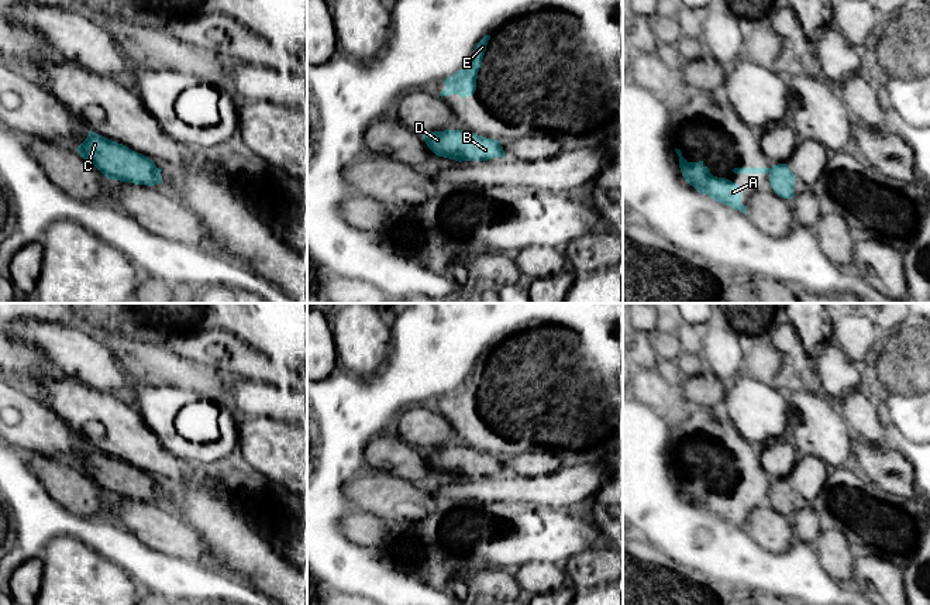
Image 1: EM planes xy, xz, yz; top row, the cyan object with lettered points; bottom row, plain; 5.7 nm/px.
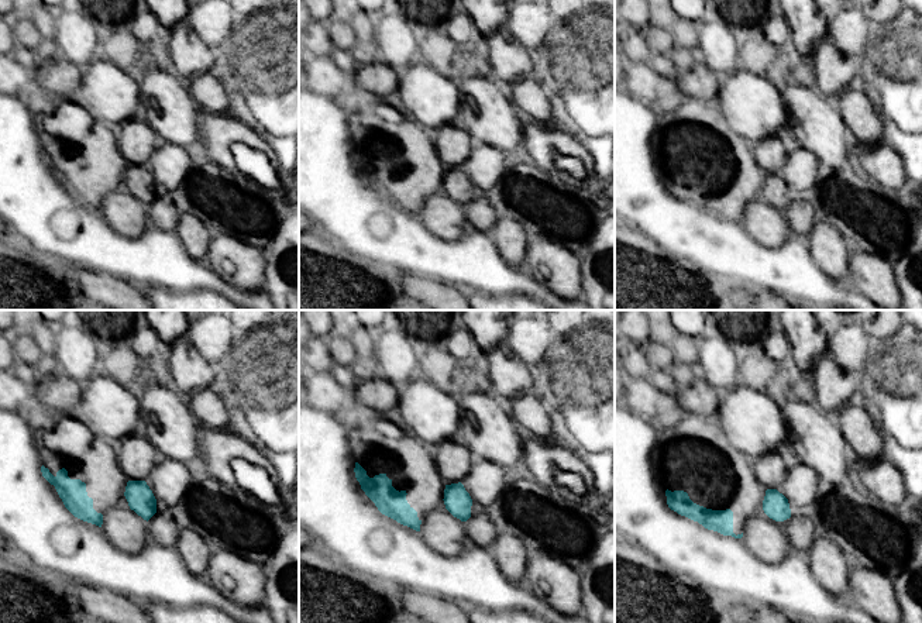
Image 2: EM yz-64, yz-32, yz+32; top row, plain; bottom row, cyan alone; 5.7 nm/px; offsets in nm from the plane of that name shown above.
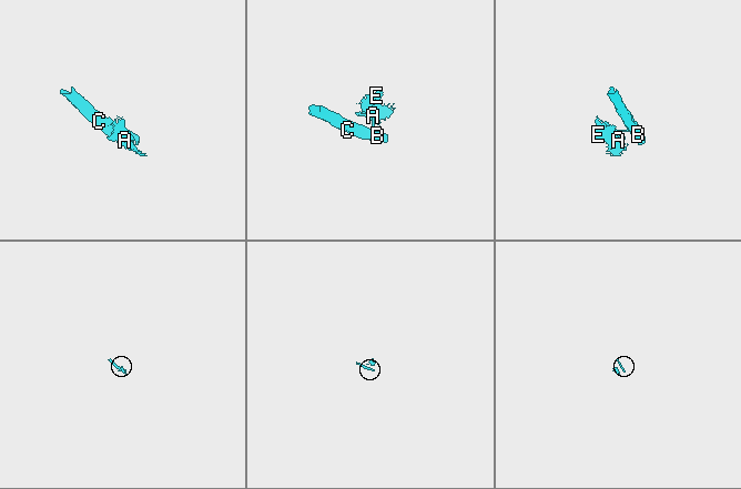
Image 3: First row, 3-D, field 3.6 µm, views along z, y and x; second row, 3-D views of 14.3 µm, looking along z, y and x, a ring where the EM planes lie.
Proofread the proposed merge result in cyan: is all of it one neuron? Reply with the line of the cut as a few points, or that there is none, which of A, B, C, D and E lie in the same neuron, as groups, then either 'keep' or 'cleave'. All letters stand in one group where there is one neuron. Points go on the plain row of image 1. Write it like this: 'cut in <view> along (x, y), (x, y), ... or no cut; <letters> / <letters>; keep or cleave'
cut in yz along (772, 484), (770, 490); A E / B C D; cleave

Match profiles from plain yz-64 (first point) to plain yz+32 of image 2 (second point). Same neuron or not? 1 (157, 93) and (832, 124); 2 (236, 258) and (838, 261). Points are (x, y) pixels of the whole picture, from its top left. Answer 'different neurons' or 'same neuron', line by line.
1: same neuron
2: different neurons

